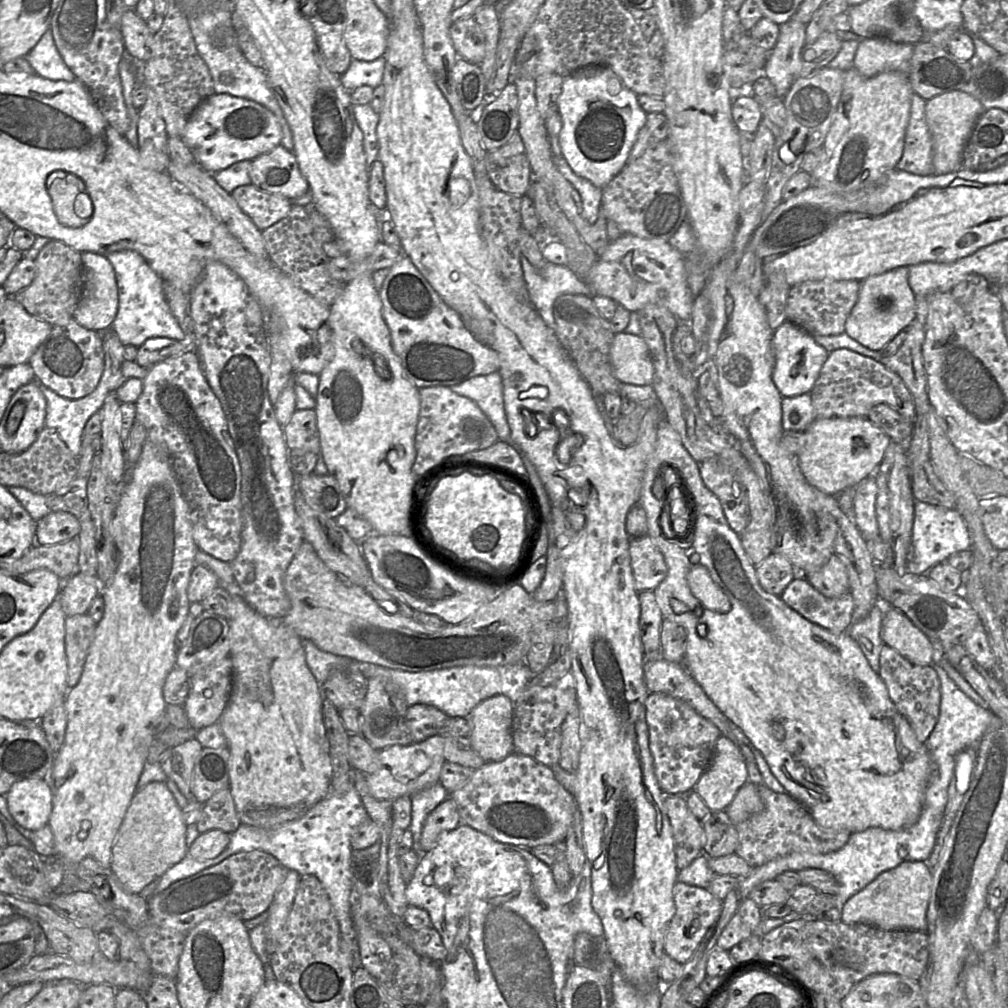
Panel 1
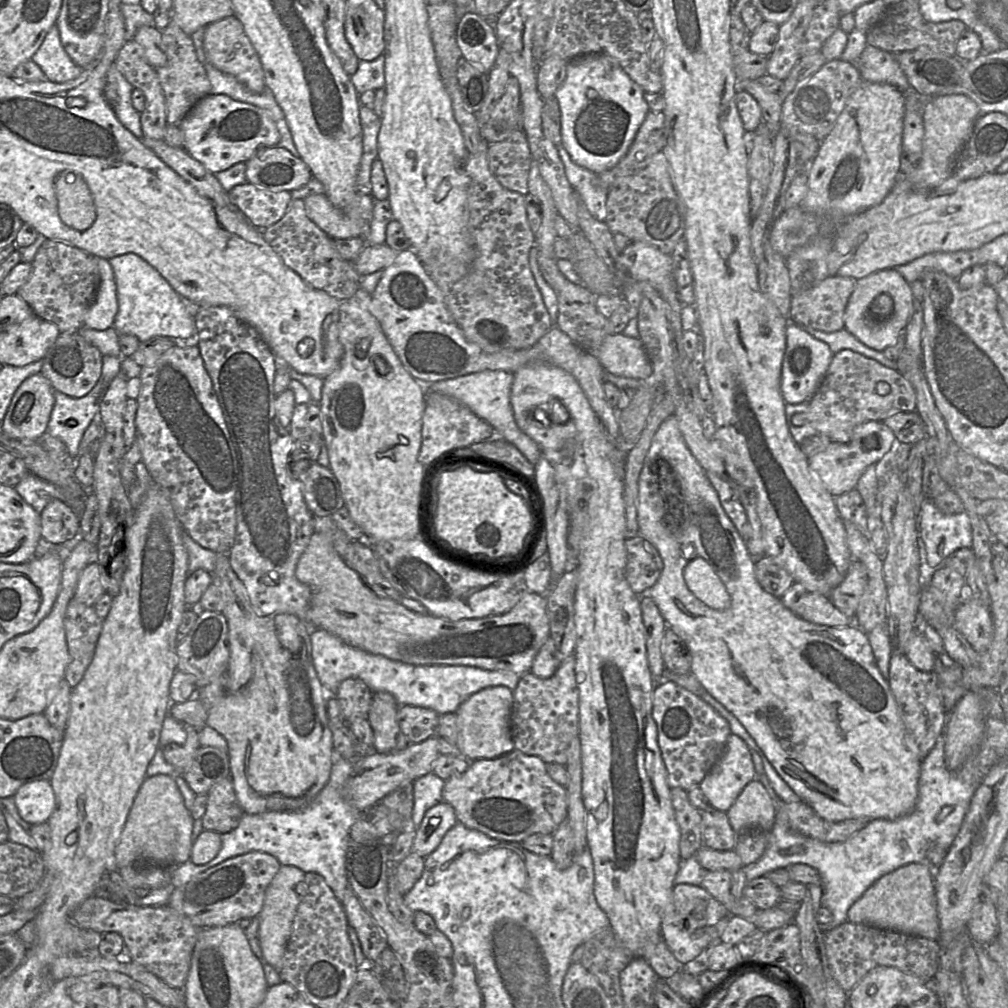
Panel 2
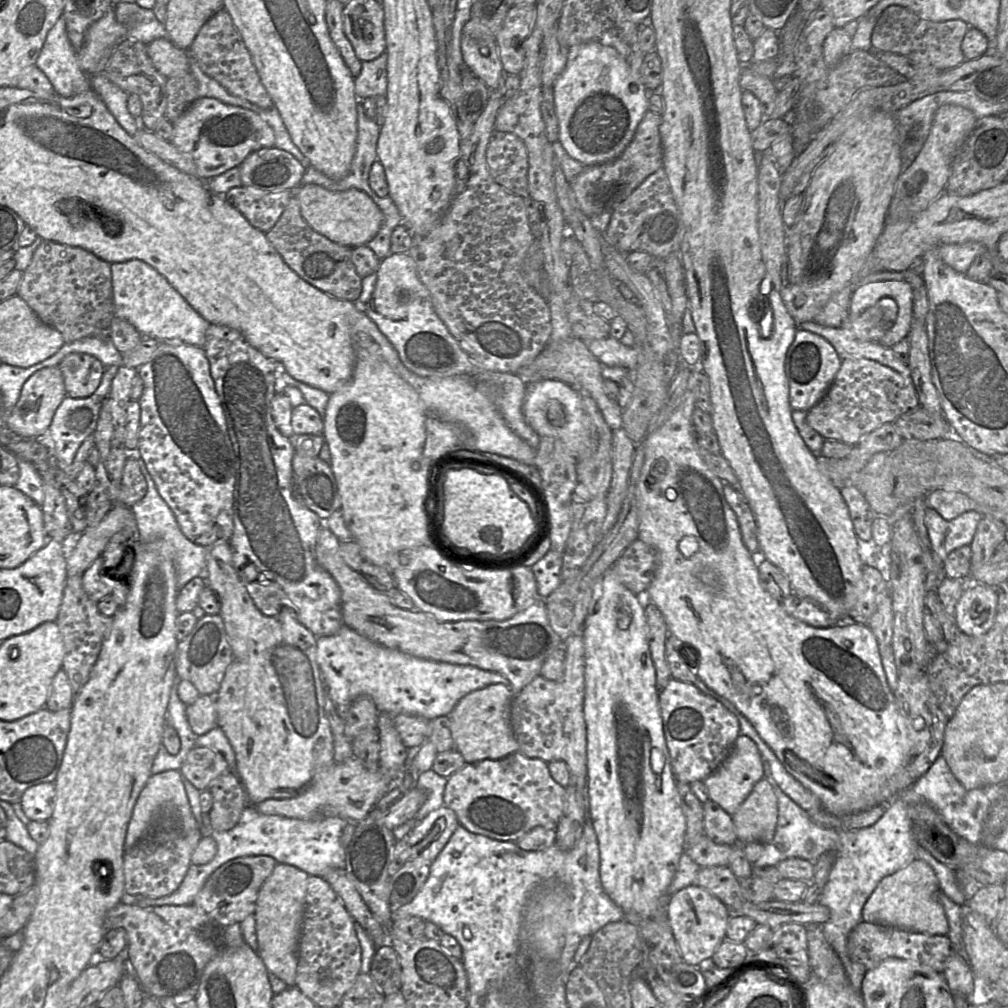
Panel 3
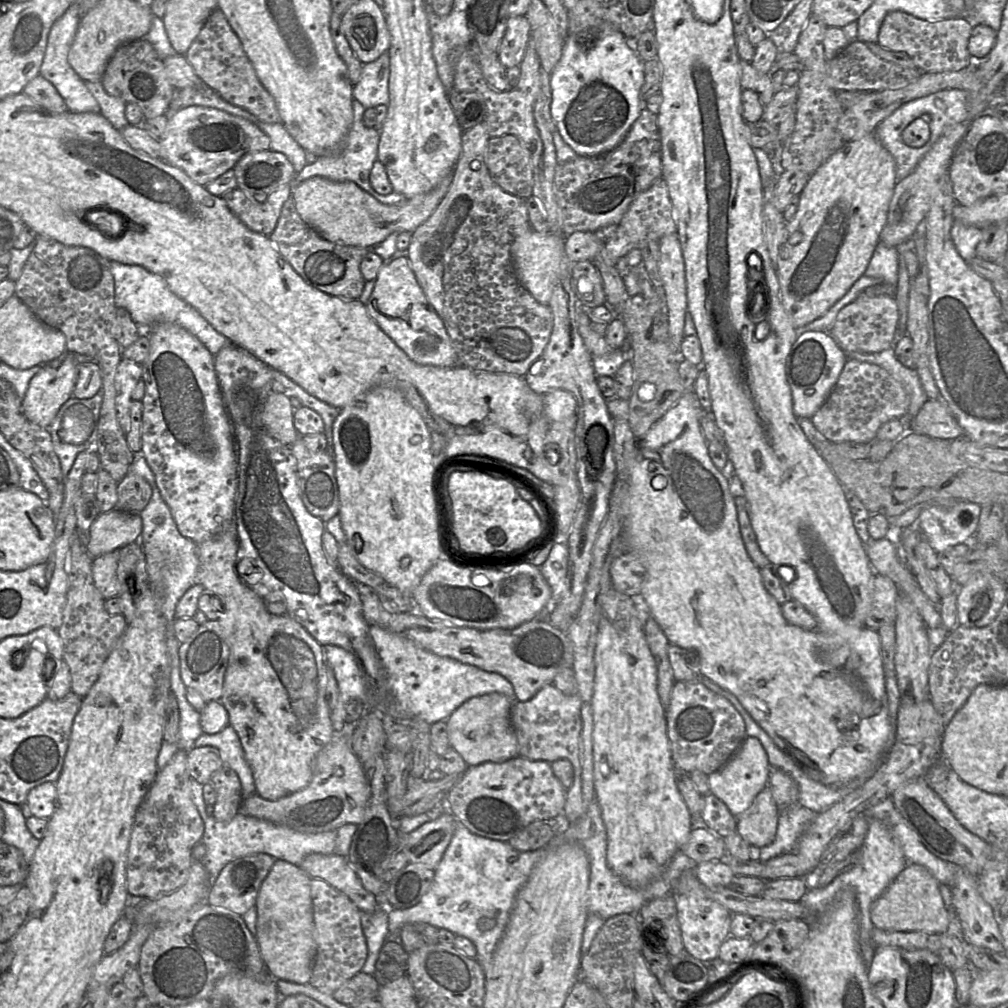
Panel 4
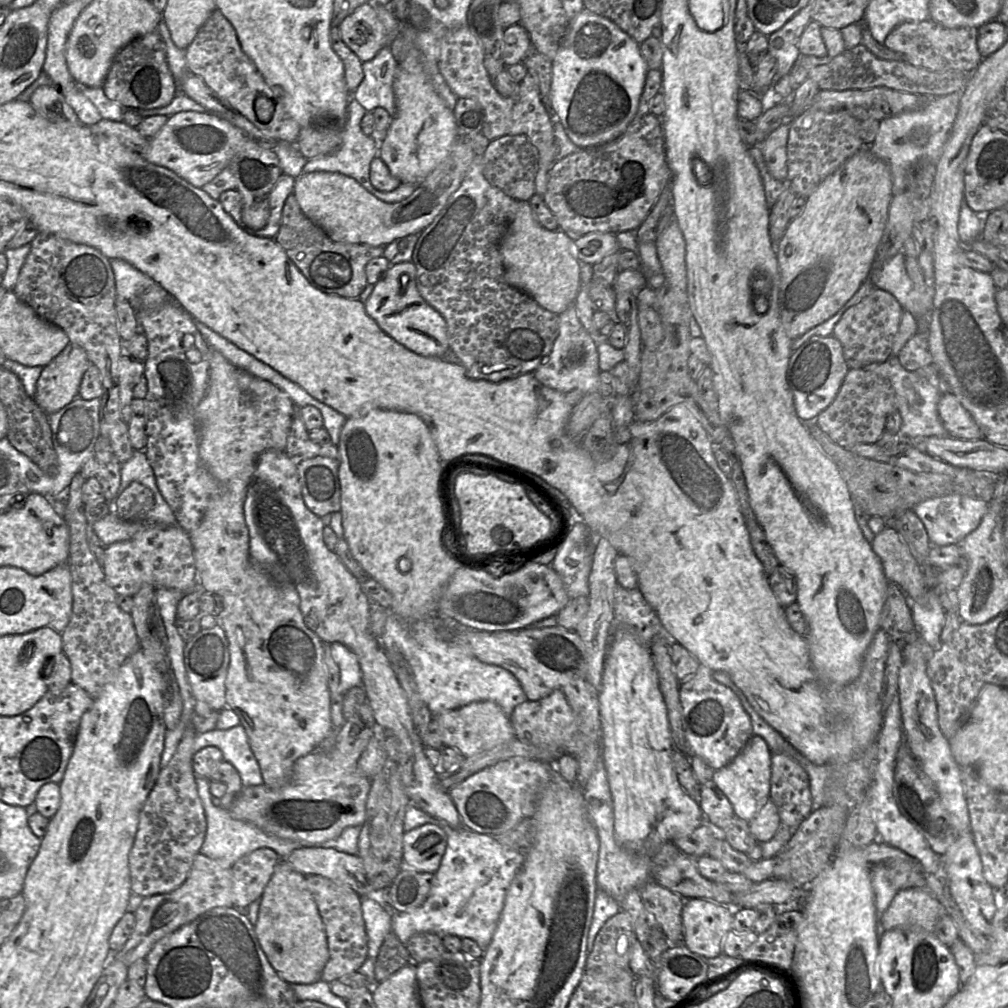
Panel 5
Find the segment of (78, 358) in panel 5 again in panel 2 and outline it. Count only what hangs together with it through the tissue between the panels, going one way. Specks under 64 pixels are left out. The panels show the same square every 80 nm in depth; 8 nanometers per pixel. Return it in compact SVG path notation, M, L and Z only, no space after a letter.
M41 373L26 378L13 395L1 430L10 438L36 441L47 432L55 389Z

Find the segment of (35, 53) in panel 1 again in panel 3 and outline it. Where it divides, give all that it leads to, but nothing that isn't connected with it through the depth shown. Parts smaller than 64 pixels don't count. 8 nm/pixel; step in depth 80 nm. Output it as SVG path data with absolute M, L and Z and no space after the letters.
M63 16L49 30L35 65L46 75L54 91L60 96L73 97L91 88L90 76L81 69L77 51L68 39L66 22Z

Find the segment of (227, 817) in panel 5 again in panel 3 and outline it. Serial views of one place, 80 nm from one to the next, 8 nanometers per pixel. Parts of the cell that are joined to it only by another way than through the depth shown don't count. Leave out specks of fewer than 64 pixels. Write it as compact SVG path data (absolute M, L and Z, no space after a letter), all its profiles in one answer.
M183 778L183 785L191 811L197 821L197 828L201 830L202 836L210 836L215 840L217 844L216 855L207 864L191 864L180 886L170 895L161 898L142 898L136 905L147 907L191 904L215 870L226 862L242 856L268 855L273 857L277 863L297 867L309 876L325 877L328 872L334 869L345 869L346 848L341 844L341 836L344 827L349 823L348 820L340 817L330 817L319 821L308 821L279 815L266 815L260 813L255 806L249 805L243 811L239 822L231 830L217 831L211 826L201 826L203 815L200 806L201 792L186 778Z

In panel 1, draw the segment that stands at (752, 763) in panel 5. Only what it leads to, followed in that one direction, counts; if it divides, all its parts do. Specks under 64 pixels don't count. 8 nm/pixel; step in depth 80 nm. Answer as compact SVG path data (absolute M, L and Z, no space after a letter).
M721 735L709 765L694 789L711 811L720 811L730 805L747 781L747 766L739 746Z

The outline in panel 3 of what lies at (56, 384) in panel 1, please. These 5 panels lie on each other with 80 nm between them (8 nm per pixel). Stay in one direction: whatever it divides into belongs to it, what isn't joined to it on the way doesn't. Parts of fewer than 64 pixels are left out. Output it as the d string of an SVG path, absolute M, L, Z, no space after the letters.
M70 353L58 364L63 375L67 395L73 398L91 396L98 388L104 365L96 357L85 353Z

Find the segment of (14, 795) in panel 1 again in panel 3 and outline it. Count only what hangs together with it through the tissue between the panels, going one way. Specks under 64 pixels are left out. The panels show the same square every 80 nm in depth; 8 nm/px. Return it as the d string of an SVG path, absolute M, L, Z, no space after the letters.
M44 782L29 787L23 793L20 804L30 821L46 821L50 819L55 804L55 786Z

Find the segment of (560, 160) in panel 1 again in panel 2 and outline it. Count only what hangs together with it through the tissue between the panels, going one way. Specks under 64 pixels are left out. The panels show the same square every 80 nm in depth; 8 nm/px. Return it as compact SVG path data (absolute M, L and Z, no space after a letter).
M559 146L557 151L569 184L589 214L597 220L605 221L608 189L600 183L597 174L574 163L563 146Z

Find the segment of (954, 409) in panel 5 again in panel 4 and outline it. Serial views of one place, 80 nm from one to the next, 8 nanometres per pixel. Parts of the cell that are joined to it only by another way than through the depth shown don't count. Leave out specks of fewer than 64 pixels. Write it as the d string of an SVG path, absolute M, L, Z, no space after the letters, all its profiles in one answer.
M940 397L928 400L907 425L909 431L933 439L955 440L964 437L963 429Z

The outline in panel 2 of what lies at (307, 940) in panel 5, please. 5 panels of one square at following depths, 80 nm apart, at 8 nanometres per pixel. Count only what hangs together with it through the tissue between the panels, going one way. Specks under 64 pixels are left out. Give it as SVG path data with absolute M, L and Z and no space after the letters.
M281 865L265 892L264 904L258 915L259 943L265 963L276 971L286 951L286 946L292 931L292 924L299 904L296 886L303 881L305 872L297 867Z

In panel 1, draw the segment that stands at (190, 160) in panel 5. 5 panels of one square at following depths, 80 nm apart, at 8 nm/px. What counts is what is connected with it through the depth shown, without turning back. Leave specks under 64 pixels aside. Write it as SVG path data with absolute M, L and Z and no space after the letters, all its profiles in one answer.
M212 94L190 115L182 136L195 160L209 173L226 169L241 160L250 160L281 144L282 130L275 115L265 106L229 94Z

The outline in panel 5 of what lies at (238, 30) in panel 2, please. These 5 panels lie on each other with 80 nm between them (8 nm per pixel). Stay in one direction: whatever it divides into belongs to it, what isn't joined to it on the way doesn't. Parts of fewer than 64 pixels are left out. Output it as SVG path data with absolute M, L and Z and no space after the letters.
M217 8L212 12L204 25L199 29L196 37L186 48L185 59L189 72L199 76L213 91L224 98L235 111L247 118L258 129L260 122L267 123L274 119L277 109L276 100L269 90L271 88L265 82L252 60L243 52L236 31L231 23Z

